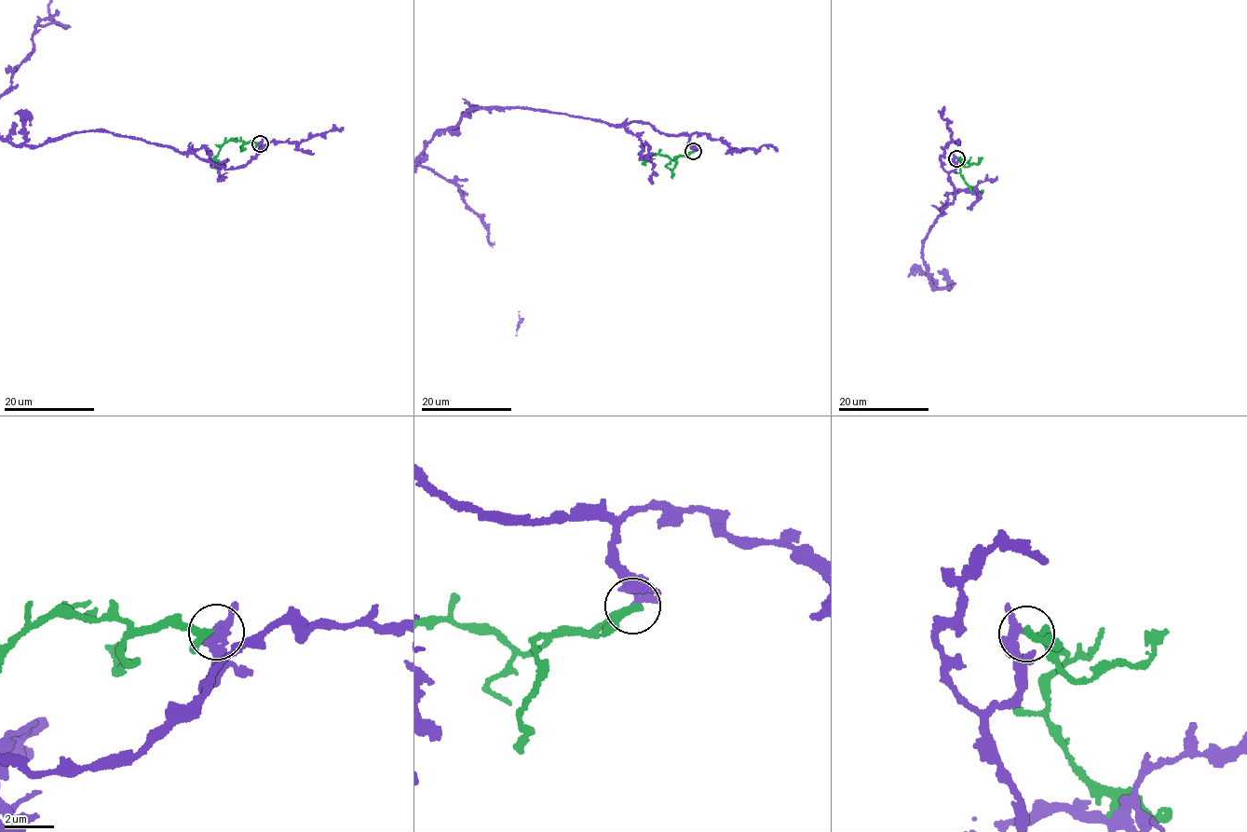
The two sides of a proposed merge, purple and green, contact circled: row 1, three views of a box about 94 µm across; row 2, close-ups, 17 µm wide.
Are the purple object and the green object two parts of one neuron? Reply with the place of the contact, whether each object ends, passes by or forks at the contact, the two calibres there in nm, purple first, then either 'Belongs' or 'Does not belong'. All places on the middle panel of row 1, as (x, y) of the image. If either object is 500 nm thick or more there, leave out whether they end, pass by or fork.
Place: (693, 151). At the ring purple passes by. At the ring green passes by. Thickness 280 nm (purple) against 280 nm. Does not belong

